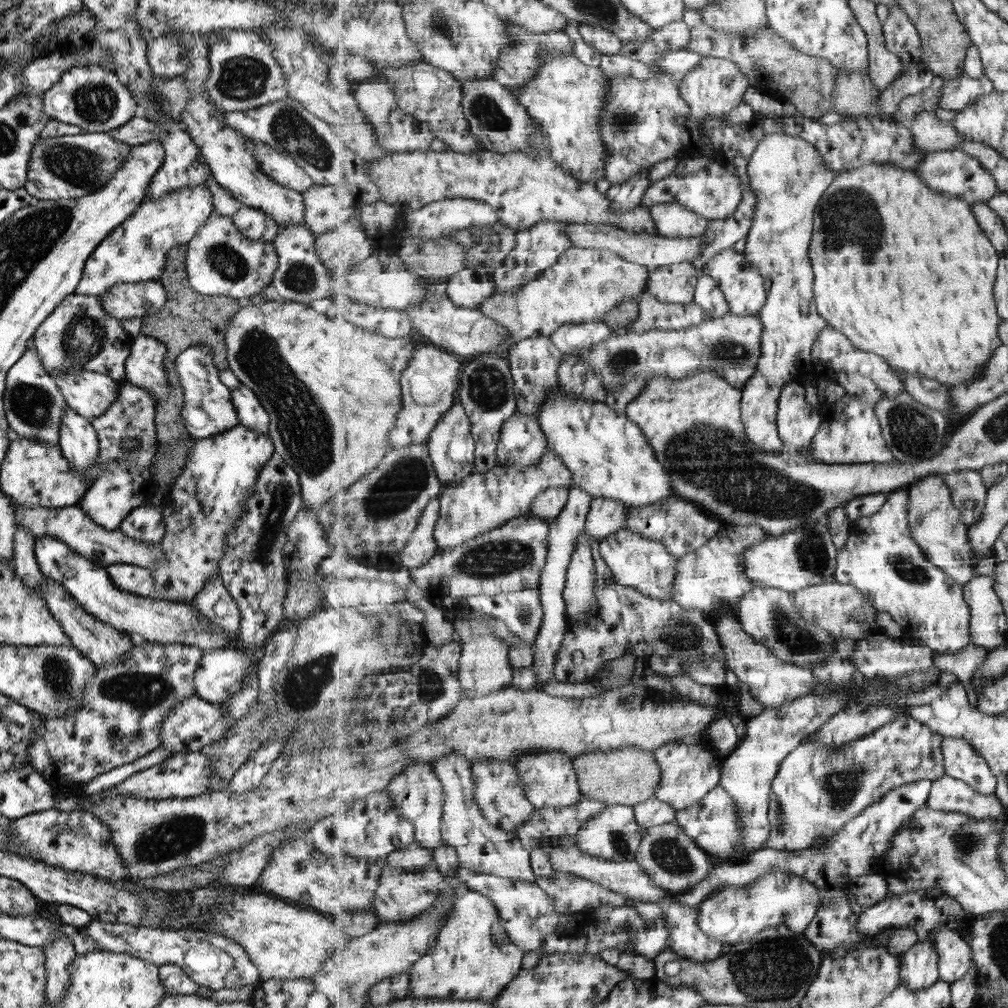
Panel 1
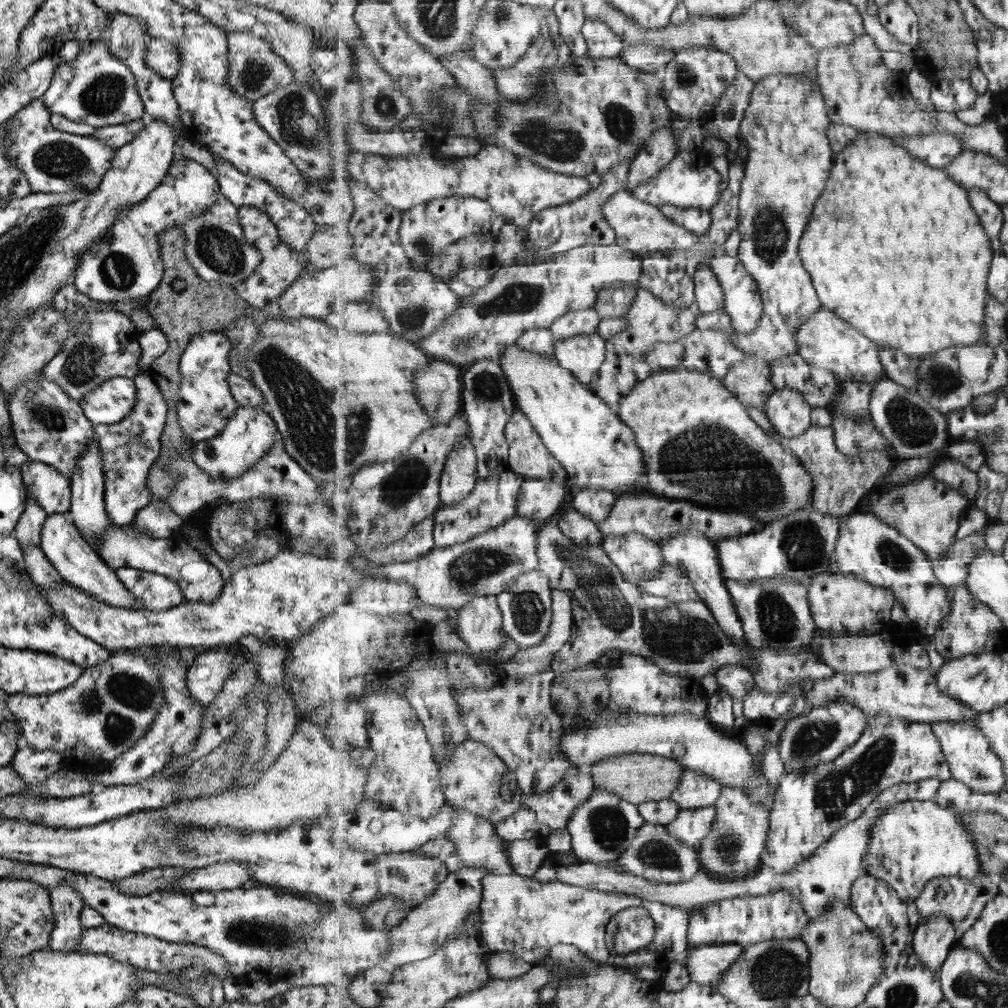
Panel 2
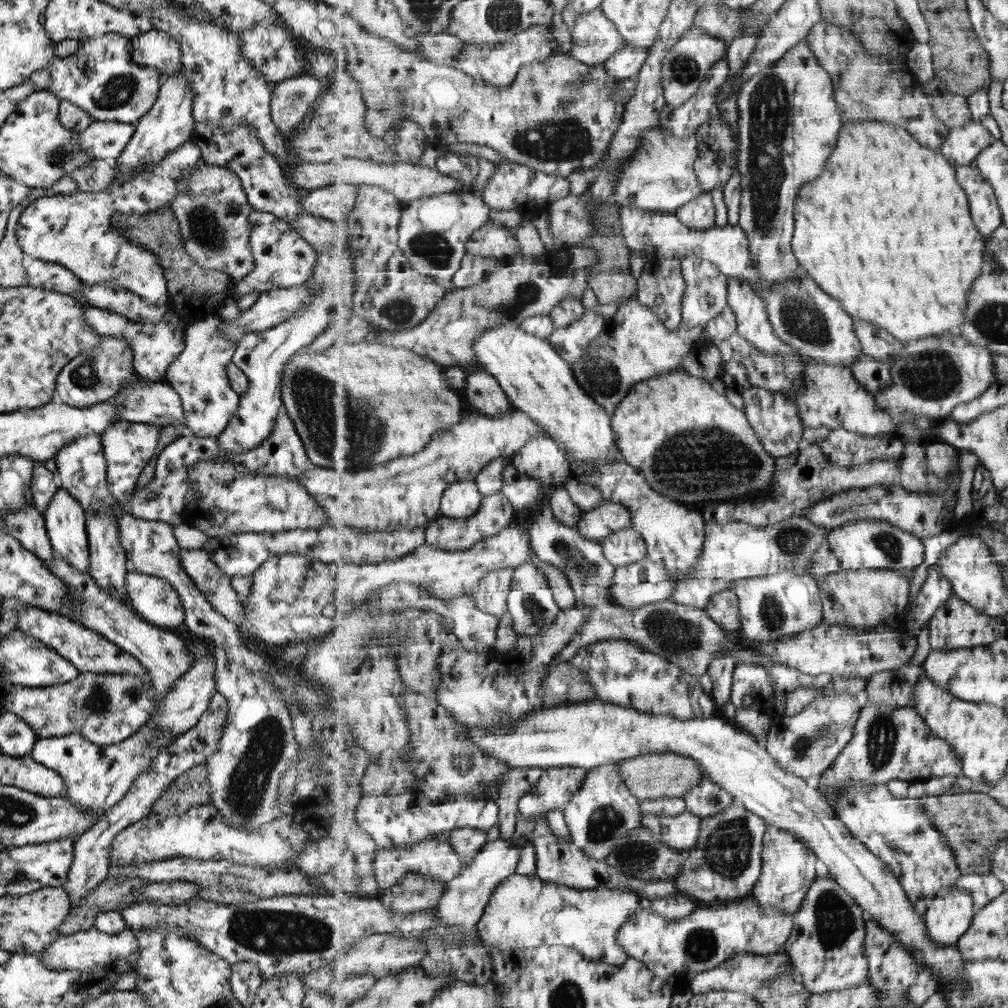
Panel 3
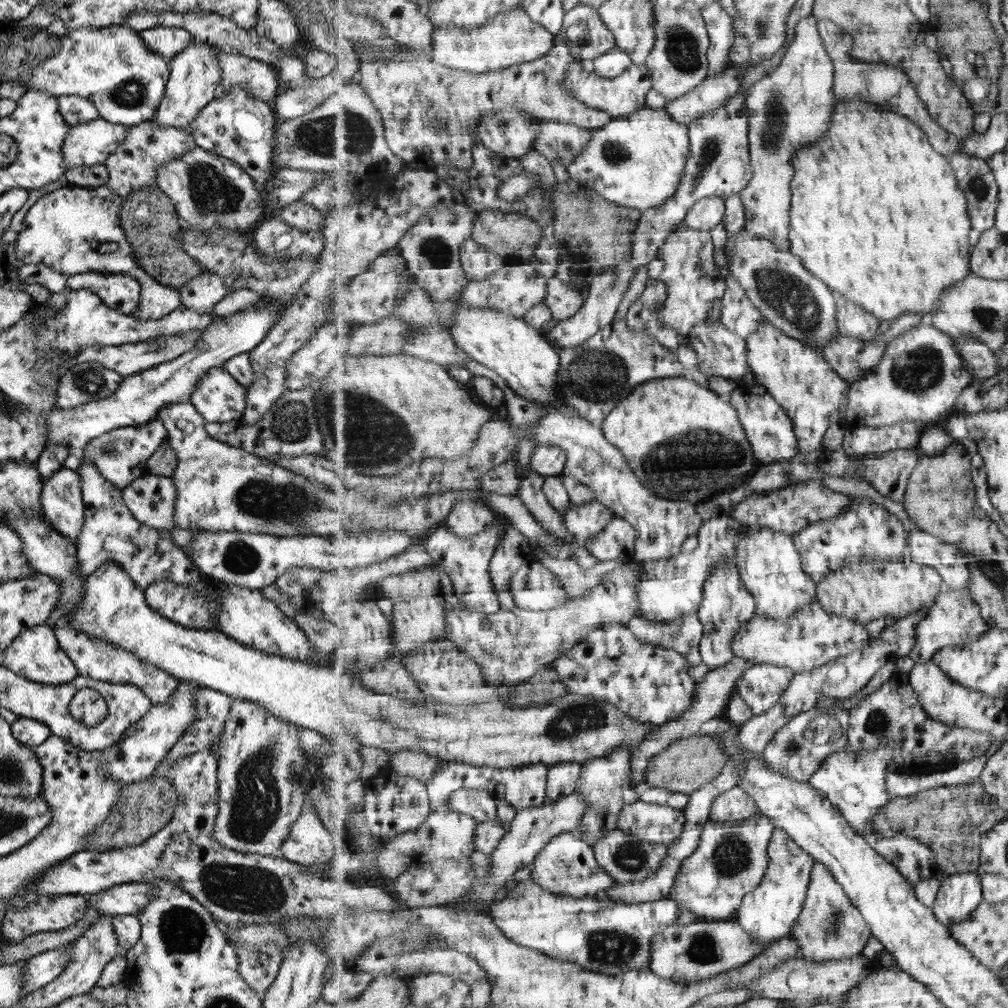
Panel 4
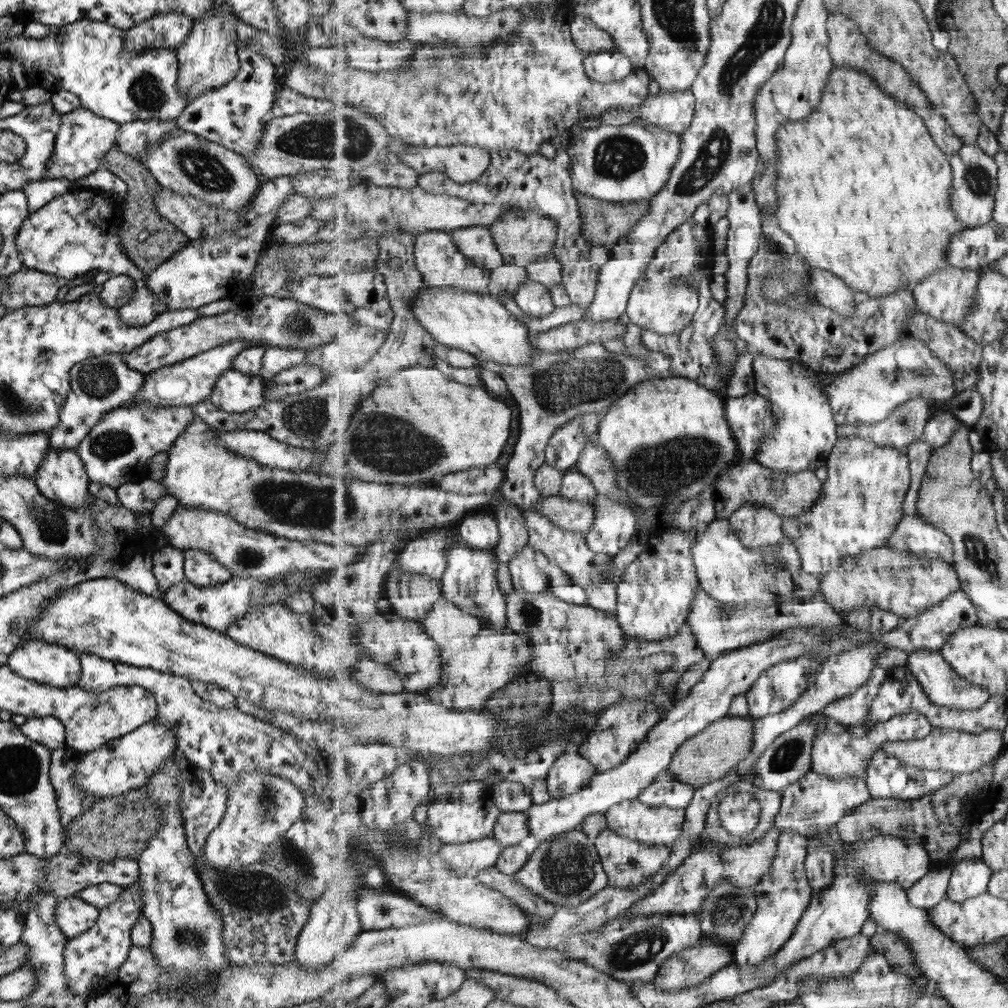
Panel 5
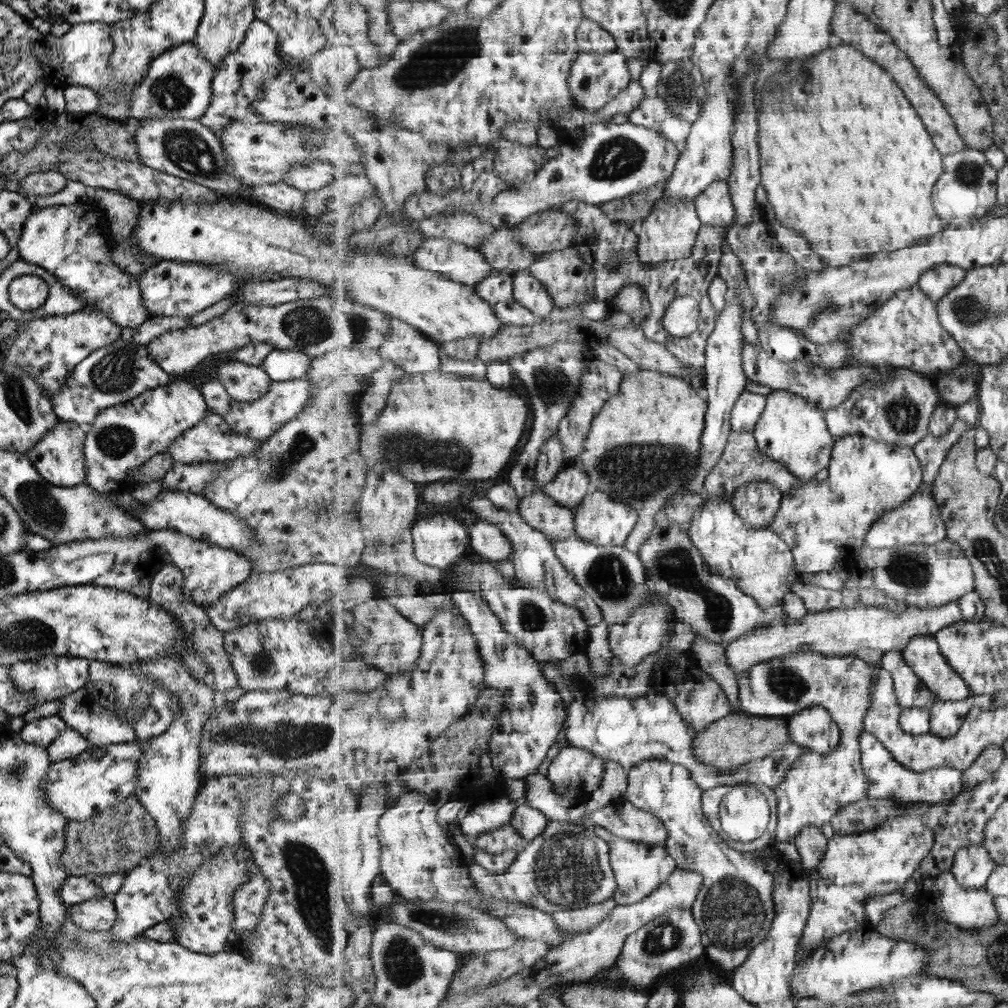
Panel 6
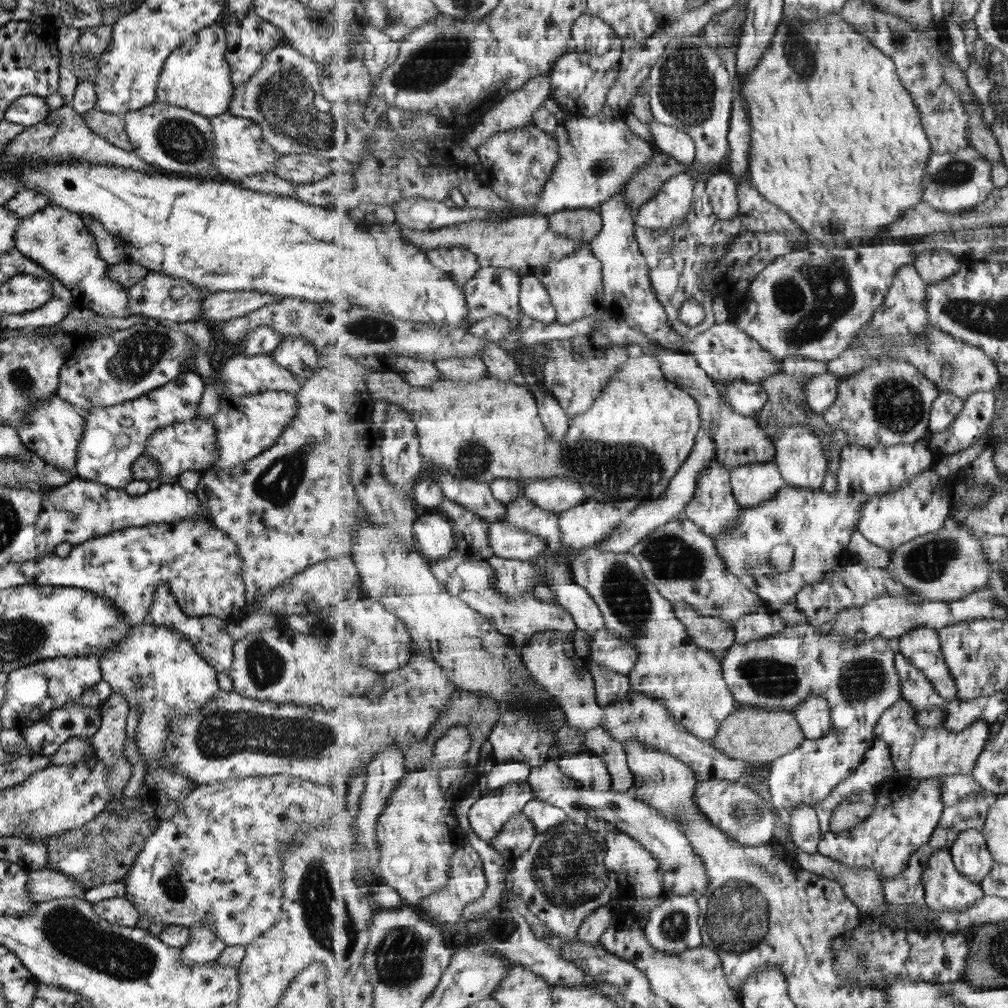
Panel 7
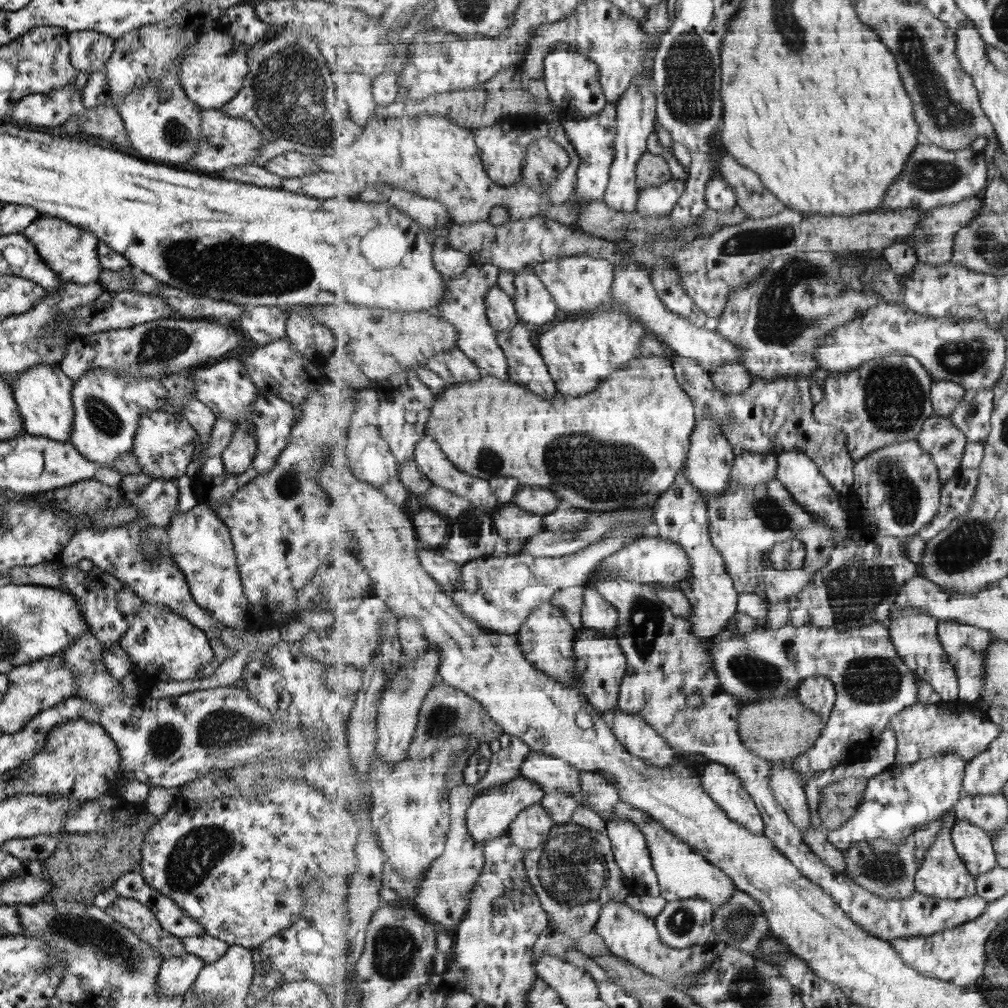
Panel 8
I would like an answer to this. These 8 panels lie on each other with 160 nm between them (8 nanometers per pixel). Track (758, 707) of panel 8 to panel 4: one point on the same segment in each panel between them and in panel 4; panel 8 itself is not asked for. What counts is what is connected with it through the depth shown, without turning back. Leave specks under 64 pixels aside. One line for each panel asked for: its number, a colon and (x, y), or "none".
4: (686, 765)
5: (710, 755)
6: (737, 739)
7: (755, 735)

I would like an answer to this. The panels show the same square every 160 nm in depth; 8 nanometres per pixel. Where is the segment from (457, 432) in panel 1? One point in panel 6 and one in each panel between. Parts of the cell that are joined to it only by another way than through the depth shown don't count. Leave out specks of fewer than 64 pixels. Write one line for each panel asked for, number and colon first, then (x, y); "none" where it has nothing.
2: (460, 477)
3: (463, 499)
4: (468, 517)
5: (479, 531)
6: (488, 542)

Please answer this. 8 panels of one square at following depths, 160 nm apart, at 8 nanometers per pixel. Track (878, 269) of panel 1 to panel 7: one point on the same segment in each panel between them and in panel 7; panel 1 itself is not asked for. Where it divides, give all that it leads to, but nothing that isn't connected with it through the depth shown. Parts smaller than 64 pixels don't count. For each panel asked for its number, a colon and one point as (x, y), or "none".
2: (894, 246)
3: (887, 230)
4: (877, 214)
5: (865, 192)
6: (847, 162)
7: (838, 143)

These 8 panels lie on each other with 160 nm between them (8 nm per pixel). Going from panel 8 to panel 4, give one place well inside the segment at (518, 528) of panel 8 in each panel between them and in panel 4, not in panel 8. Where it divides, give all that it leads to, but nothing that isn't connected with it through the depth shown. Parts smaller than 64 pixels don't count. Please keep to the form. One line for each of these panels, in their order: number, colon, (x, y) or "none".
4: (586, 521)
5: (574, 516)
6: (541, 511)
7: (523, 512)

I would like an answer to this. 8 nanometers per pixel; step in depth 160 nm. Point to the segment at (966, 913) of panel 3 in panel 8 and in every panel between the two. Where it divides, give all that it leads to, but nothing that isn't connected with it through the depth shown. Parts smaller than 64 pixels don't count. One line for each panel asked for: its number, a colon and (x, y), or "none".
4: (961, 894)
5: (970, 878)
6: (973, 866)
7: (972, 857)
8: (976, 848)

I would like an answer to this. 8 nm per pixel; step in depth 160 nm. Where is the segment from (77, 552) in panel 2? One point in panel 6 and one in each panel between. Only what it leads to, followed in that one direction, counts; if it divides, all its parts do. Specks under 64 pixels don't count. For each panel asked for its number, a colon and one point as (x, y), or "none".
3: (63, 518)
4: (62, 507)
5: (61, 477)
6: (57, 456)

